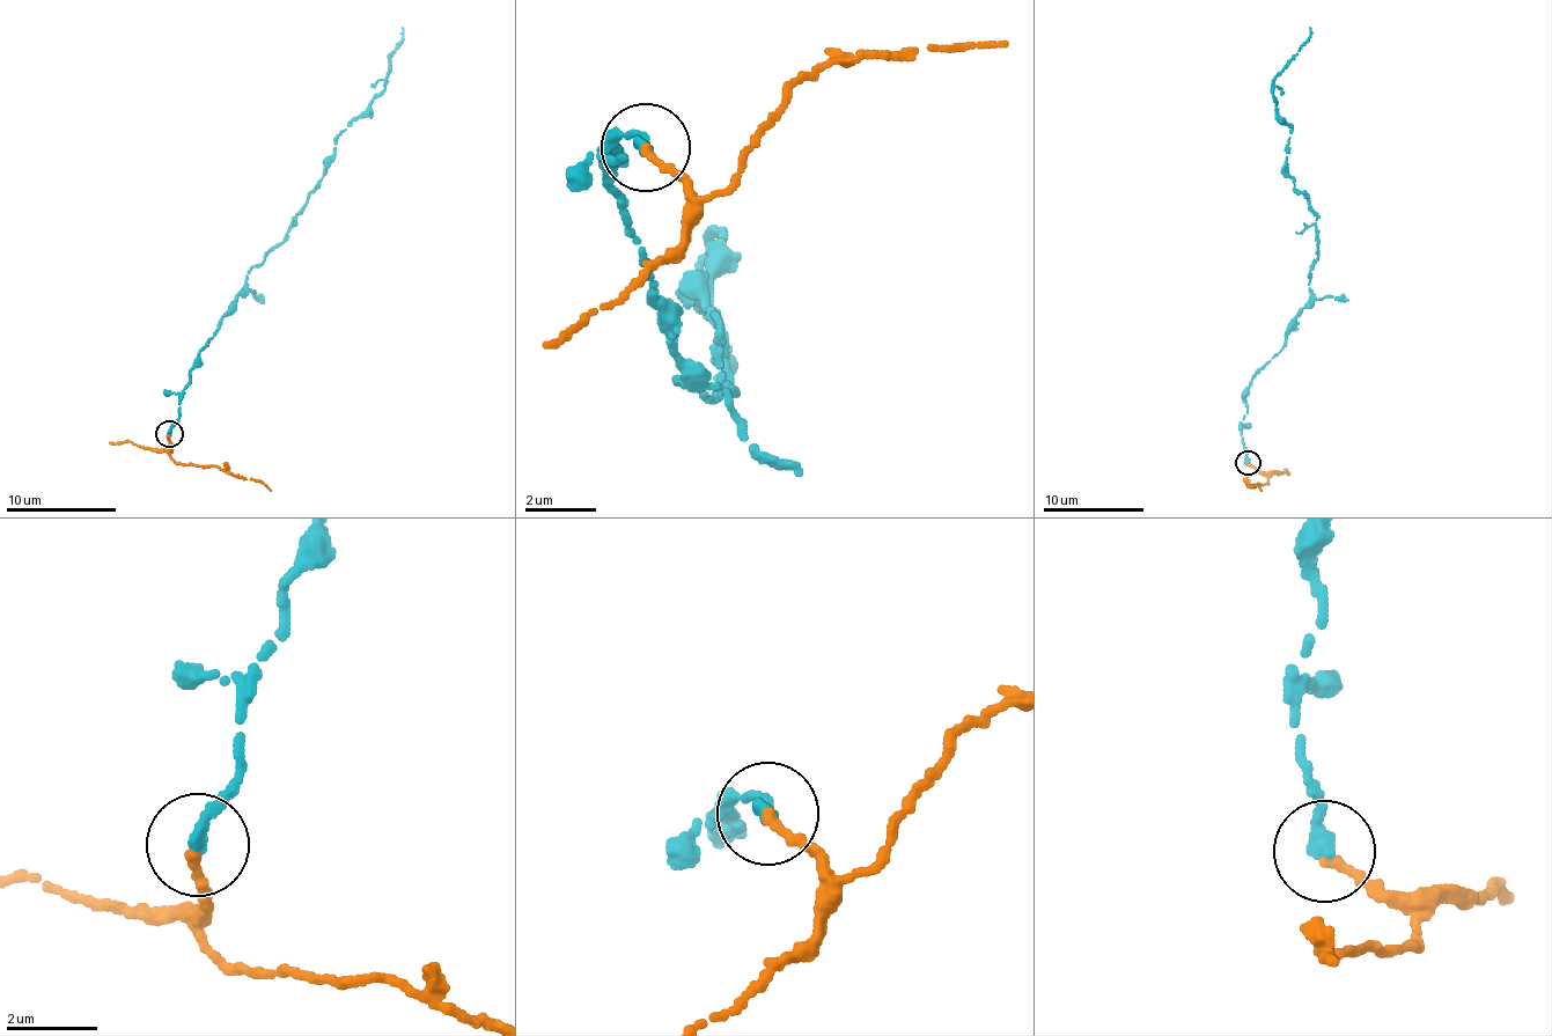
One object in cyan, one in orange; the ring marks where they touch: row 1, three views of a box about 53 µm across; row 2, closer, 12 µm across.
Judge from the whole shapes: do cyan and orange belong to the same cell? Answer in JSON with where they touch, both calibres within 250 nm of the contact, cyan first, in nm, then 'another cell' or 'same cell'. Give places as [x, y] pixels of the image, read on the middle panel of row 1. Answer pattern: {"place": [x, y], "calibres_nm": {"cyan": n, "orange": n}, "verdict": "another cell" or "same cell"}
{"place": [645, 147], "calibres_nm": {"cyan": 320, "orange": 240}, "verdict": "same cell"}

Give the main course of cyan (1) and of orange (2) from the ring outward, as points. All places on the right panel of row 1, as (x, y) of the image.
1: (1248, 463), (1245, 389), (1309, 299), (1319, 252), (1273, 97), (1275, 74), (1309, 28)
2: (1248, 463), (1270, 479), (1247, 484), (1258, 484), (1260, 491)

